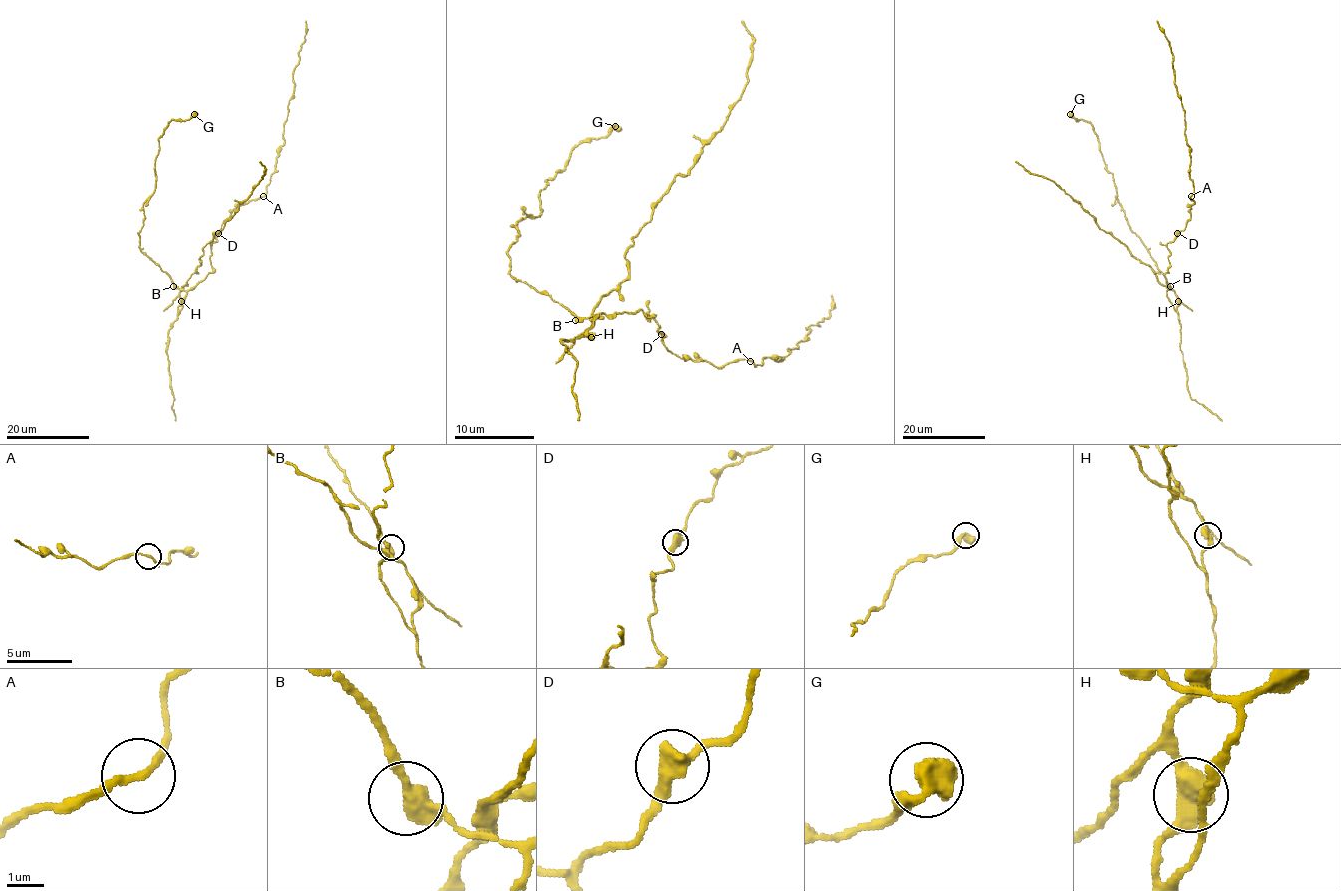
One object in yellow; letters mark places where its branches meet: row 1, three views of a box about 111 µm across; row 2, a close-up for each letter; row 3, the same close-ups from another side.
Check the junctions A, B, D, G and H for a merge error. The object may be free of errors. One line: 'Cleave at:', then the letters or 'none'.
Cleave at: H

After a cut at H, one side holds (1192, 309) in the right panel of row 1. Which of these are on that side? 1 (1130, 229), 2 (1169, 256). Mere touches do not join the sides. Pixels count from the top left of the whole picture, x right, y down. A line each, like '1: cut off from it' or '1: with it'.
1: cut off from it
2: cut off from it

